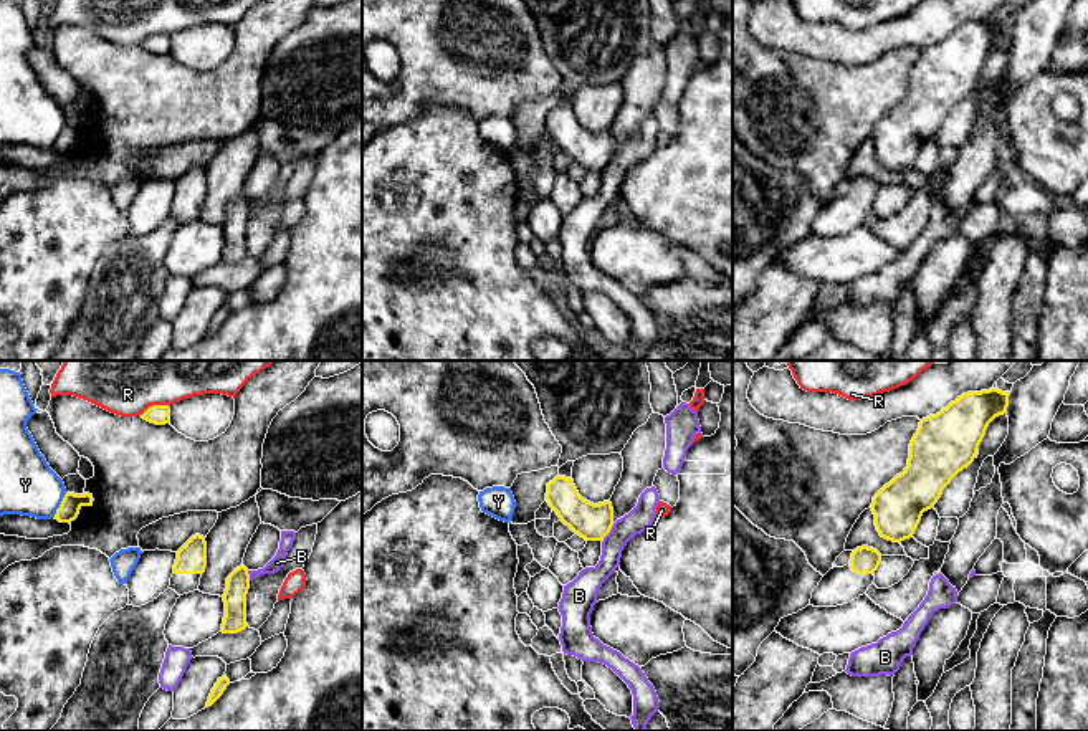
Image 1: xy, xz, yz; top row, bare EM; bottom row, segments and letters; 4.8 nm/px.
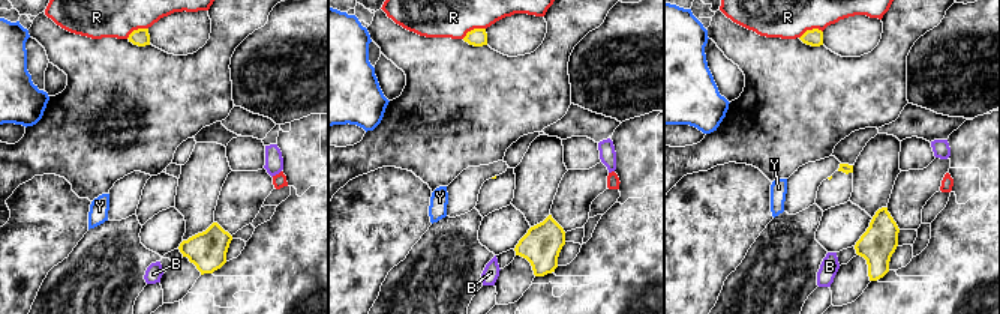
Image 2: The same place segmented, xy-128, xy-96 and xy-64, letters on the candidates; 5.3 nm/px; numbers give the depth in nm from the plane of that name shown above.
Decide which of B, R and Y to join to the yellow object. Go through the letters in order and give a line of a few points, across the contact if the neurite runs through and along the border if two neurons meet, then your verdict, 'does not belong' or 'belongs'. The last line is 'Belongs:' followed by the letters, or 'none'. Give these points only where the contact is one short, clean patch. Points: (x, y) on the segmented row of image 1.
B: line xz (614, 523), (602, 541); does not belong
R: does not belong
Y: does not belong
Belongs: none

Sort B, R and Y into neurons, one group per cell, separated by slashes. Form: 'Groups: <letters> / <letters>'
Groups: B / R / Y

